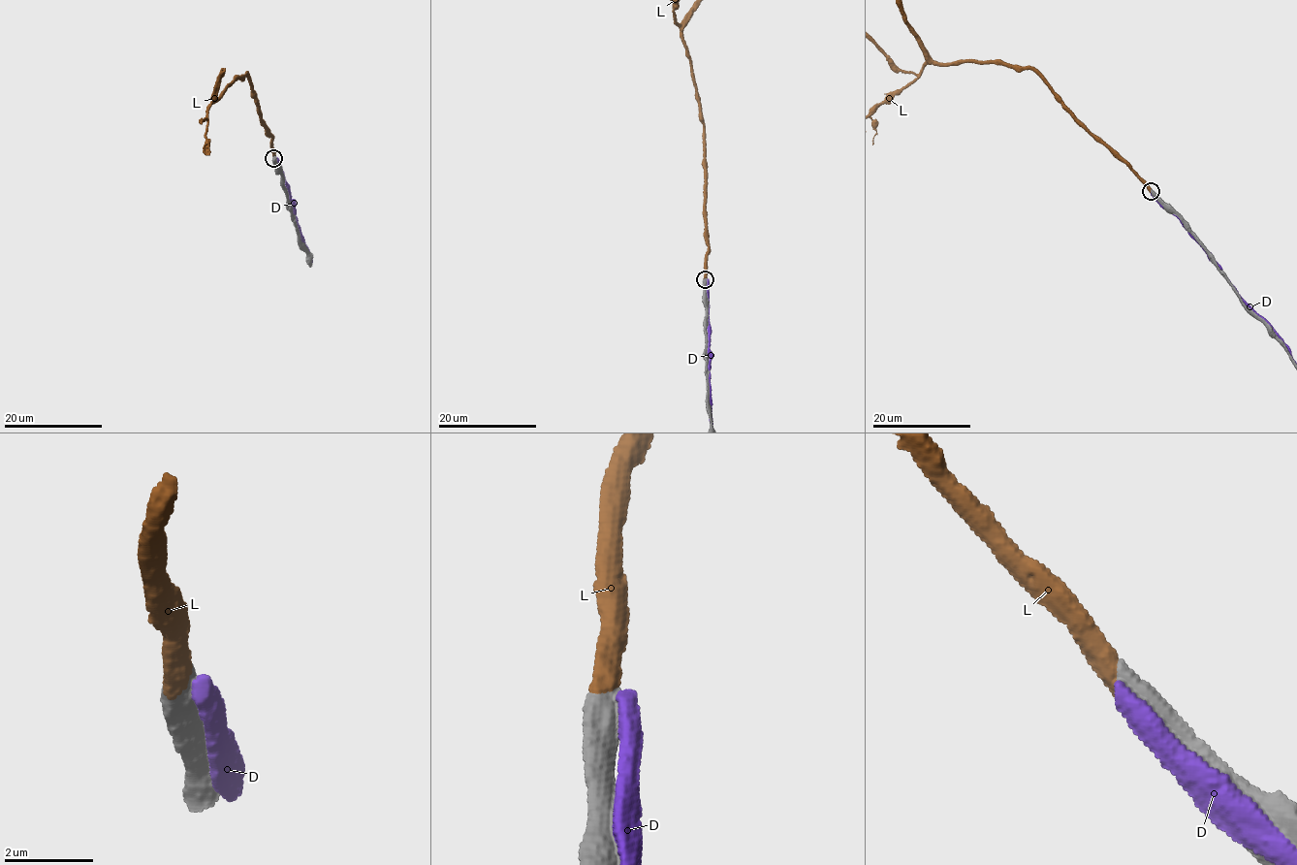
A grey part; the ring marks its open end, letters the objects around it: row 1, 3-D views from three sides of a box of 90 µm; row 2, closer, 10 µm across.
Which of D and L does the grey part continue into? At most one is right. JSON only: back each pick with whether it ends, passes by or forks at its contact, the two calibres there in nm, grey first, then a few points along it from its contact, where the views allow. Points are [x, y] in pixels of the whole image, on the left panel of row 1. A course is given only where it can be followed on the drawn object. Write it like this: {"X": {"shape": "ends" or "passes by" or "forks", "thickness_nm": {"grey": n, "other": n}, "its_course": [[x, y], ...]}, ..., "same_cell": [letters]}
{"L": {"shape": "ends", "thickness_nm": {"grey": 650, "other": 500}}, "same_cell": ["L"]}

